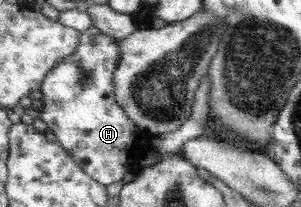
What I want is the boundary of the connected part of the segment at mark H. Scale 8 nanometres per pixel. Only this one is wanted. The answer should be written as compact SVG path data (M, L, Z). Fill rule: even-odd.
M84 32L76 53L60 61L40 88L44 105L38 118L47 124L57 141L82 168L104 186L112 186L132 172L150 138L150 133L138 128L118 104L114 71L120 58L122 50L117 39L102 33L90 35Z

